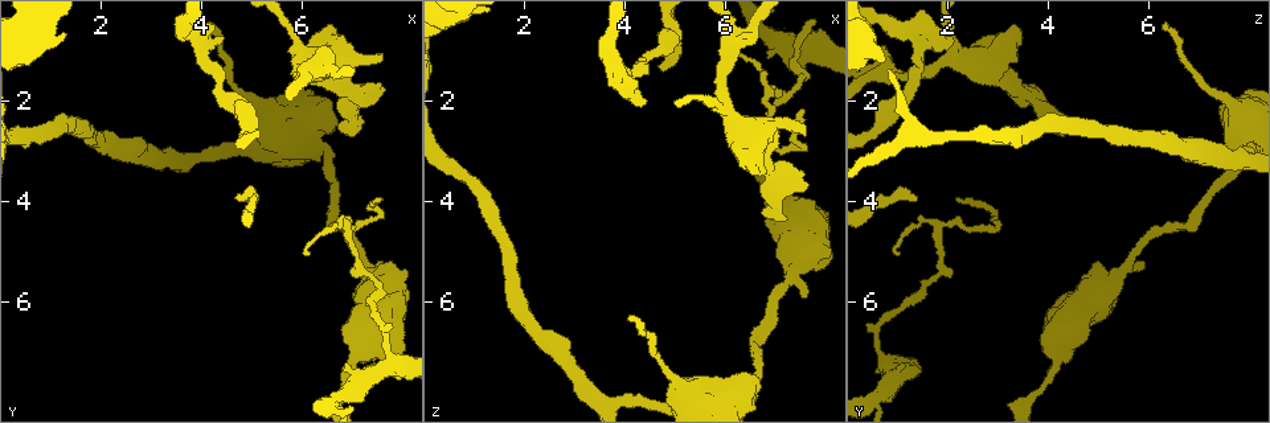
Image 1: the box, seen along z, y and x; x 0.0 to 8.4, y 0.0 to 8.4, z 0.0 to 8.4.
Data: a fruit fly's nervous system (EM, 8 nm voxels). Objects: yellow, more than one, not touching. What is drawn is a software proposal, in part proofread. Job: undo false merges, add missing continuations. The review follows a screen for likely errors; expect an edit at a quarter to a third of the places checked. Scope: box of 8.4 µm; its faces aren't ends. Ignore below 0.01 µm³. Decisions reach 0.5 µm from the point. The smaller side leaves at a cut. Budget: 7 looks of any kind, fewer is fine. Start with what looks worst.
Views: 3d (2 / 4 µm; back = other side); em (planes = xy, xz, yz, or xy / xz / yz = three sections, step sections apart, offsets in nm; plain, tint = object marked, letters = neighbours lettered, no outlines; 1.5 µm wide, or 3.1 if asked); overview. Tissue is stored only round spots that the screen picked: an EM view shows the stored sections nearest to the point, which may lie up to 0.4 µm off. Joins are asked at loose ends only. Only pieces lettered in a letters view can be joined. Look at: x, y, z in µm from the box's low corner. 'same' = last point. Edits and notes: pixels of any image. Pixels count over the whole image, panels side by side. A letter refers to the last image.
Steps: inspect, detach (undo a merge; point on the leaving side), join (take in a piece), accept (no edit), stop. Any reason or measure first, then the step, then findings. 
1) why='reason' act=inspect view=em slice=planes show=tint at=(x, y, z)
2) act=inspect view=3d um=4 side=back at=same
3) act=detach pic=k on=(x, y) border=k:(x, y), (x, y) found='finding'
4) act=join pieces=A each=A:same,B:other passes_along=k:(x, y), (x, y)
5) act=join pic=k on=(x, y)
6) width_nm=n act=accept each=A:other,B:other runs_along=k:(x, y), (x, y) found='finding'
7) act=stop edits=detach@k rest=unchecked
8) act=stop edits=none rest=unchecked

why='free end' act=inspect view=3d um=4 at=(6.55, 0.95, 0.85)

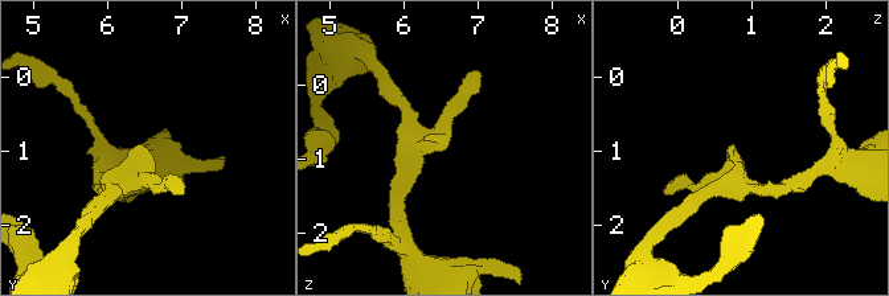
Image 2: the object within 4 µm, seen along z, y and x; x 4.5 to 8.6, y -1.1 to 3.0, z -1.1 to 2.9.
why='now the EM' act=inspect view=em slice=xy step=8 show=letters at=(6.55, 0.95, 0.80)

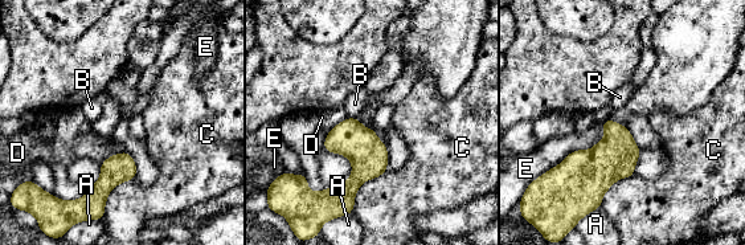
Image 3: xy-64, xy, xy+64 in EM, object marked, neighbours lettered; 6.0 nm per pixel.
width_nm=220 act=accept each=A:other,B:other,C:other,D:other,E:other border=3:(602, 123), (590, 148), (547, 171) found='no lettered piece goes on from it'

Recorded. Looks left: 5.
why='abrupt turn' act=inspect view=em slice=xz step=4 show=letters at=(6.60, 4.45, 6.90)

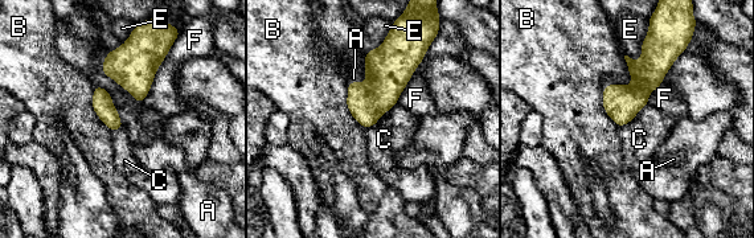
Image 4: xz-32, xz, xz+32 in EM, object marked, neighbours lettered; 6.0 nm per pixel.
act=accept each=A:other,B:other,C:other,E:other,F:other border=4:(107, 52), (102, 72), (143, 103) found='continuous, no second neuron'

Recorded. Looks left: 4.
act=inspect view=3d um=4 at=(7.50, 1.70, 3.45)

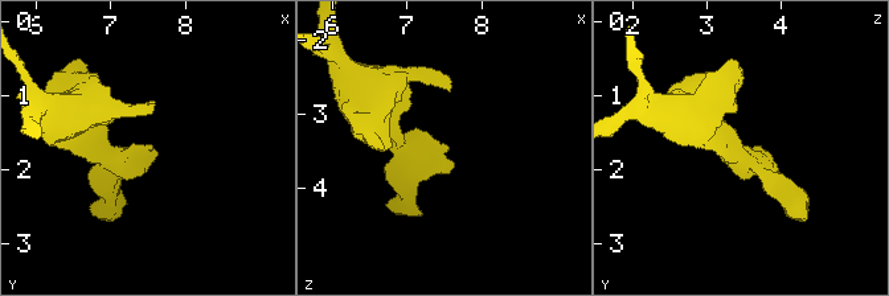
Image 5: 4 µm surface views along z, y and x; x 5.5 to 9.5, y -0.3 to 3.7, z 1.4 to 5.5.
arm_widths_nm=180,280 act=inspect view=em slice=yz step=8 show=letters at=(7.50, 1.70, 3.45)

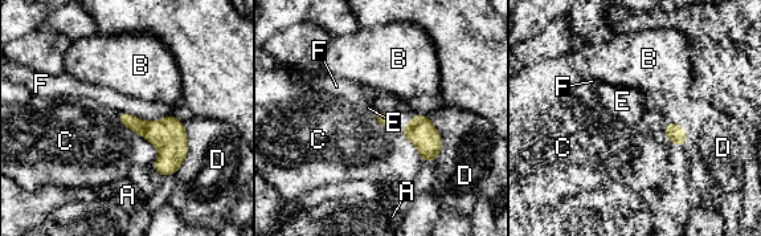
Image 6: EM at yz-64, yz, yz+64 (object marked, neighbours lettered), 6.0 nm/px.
longest_contact=C:440nm act=accept each=A:other,B:other,C:other,D:other,E:other,F:other border=6:(115, 116), (156, 149), (158, 173) found='none of them fits'

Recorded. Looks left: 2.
act=stop edits=none rest=unchecked

